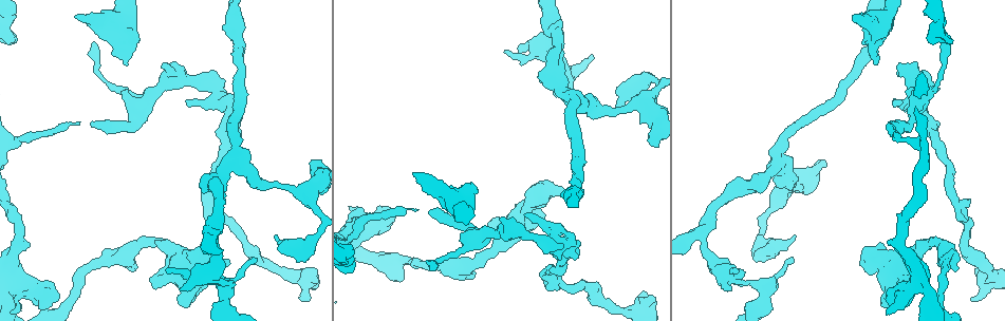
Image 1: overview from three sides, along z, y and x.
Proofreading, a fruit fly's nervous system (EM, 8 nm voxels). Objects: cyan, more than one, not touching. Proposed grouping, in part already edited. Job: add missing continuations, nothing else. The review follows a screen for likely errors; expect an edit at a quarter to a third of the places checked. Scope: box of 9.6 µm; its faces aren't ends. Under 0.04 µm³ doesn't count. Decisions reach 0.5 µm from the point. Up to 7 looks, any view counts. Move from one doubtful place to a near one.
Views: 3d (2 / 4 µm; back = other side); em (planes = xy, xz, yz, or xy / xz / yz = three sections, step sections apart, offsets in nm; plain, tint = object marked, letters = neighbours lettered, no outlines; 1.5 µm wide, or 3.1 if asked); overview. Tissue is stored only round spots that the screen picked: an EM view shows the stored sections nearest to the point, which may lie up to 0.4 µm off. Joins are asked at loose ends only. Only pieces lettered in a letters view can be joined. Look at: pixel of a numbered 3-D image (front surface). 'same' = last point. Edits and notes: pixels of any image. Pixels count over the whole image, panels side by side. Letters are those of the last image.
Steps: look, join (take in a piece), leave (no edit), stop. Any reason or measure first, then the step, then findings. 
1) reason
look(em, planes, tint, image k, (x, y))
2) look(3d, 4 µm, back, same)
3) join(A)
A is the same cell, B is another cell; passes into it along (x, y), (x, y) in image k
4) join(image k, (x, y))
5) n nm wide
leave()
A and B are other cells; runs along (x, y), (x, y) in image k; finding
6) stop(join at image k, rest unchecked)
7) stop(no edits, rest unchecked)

an open end
look(3d, 4 µm, image 1, (428, 212))

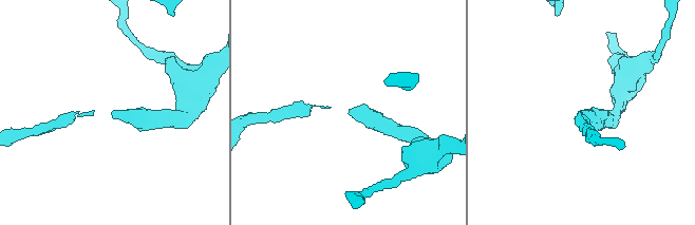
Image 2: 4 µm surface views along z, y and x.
look(em, yz, step 4, plain, image 2, (347, 113))

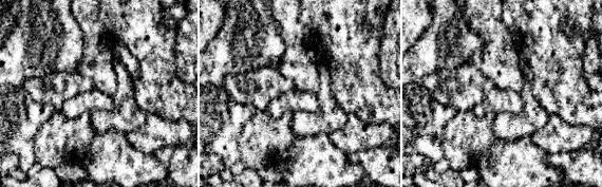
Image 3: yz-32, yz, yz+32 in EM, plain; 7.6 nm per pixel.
what lies round it
look(em, yz, step 4, letters, same)

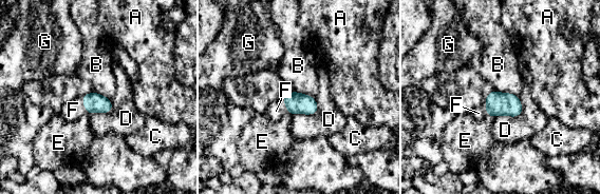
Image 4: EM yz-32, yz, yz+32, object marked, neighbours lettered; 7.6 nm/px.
join(F)
F is the same cell, A, B, C, D, E and G are other cells; passes into it along (94, 102), (83, 104), (73, 110) in image 4; it goes on there

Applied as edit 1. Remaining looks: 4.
look(overview)

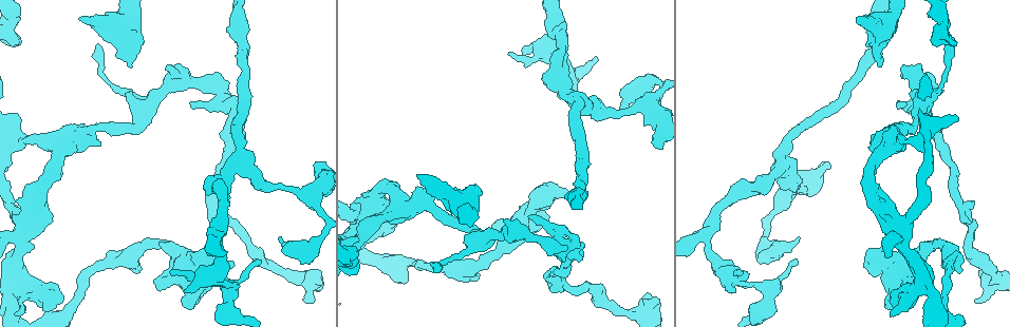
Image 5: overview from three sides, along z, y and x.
free end
look(3d, 2 µm, back, image 5, (434, 265))

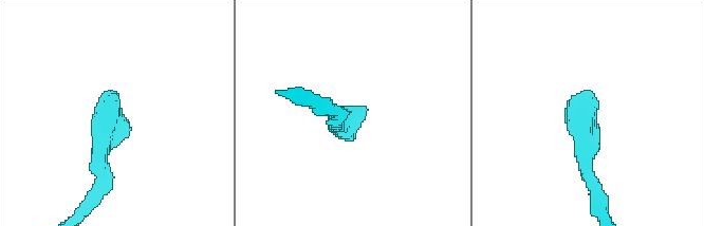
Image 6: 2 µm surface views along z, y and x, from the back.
look(em, yz, step 8, letters, image 6, (591, 93))

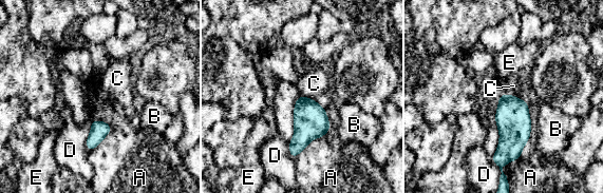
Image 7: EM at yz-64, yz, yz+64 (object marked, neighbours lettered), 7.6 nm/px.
leave()
A, B, C, D and E are other cells; border along (300, 94), (313, 98), (324, 108) in image 7; no lettered piece goes on from it

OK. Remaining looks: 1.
stop(join at image 4, rest unchecked)

